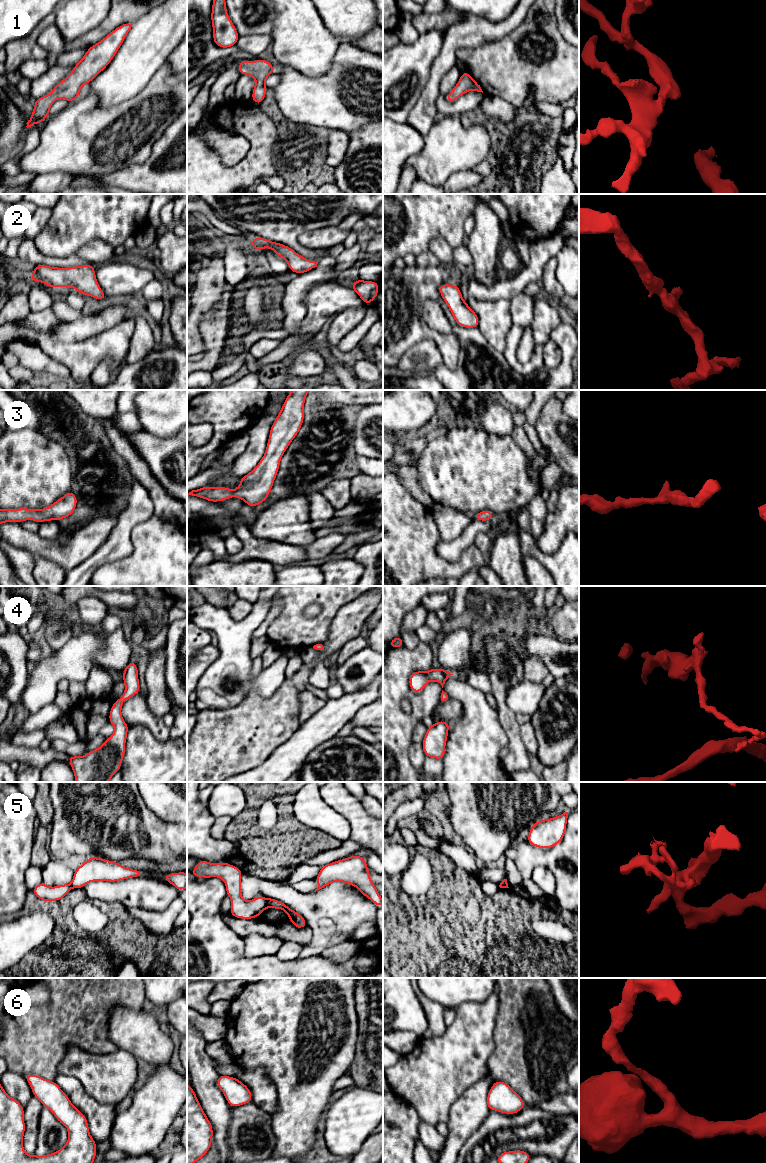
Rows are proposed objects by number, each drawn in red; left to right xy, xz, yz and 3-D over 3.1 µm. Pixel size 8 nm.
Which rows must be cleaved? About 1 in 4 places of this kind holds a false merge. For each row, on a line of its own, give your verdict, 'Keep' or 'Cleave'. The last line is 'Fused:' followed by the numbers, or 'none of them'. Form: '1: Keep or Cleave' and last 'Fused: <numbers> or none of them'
1: Keep
2: Keep
3: Keep
4: Keep
5: Cleave
6: Keep
Fused: 5

